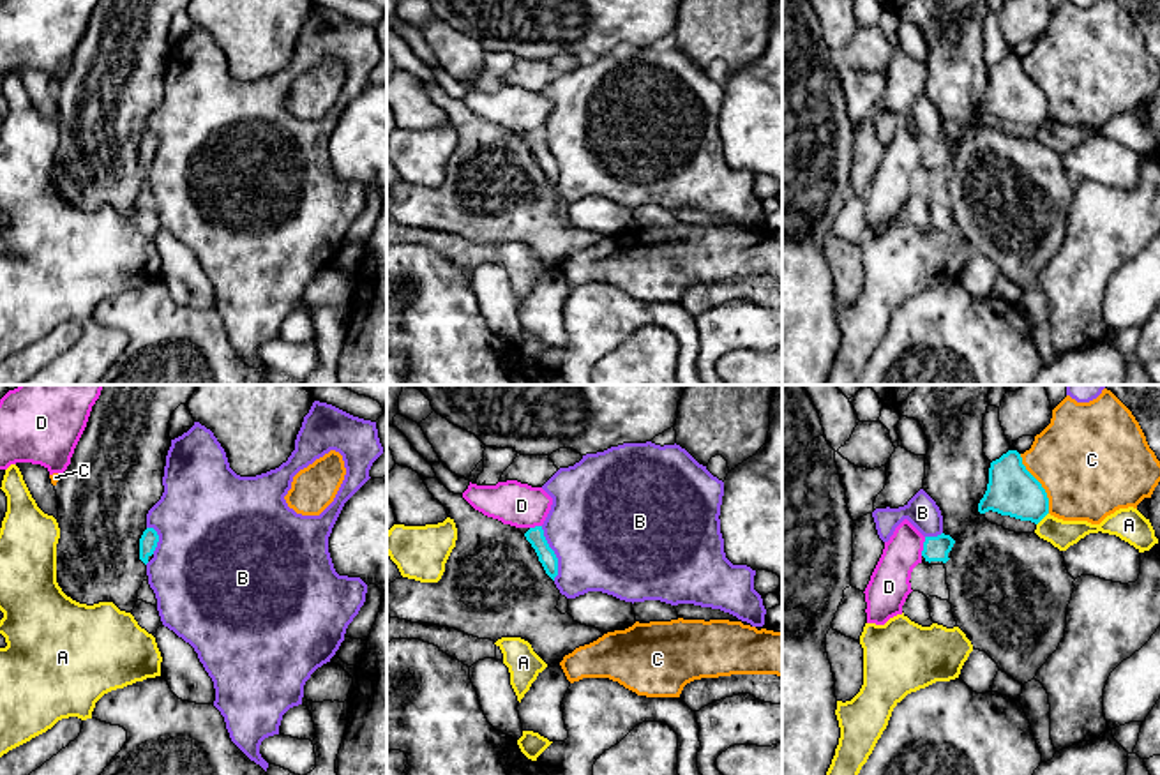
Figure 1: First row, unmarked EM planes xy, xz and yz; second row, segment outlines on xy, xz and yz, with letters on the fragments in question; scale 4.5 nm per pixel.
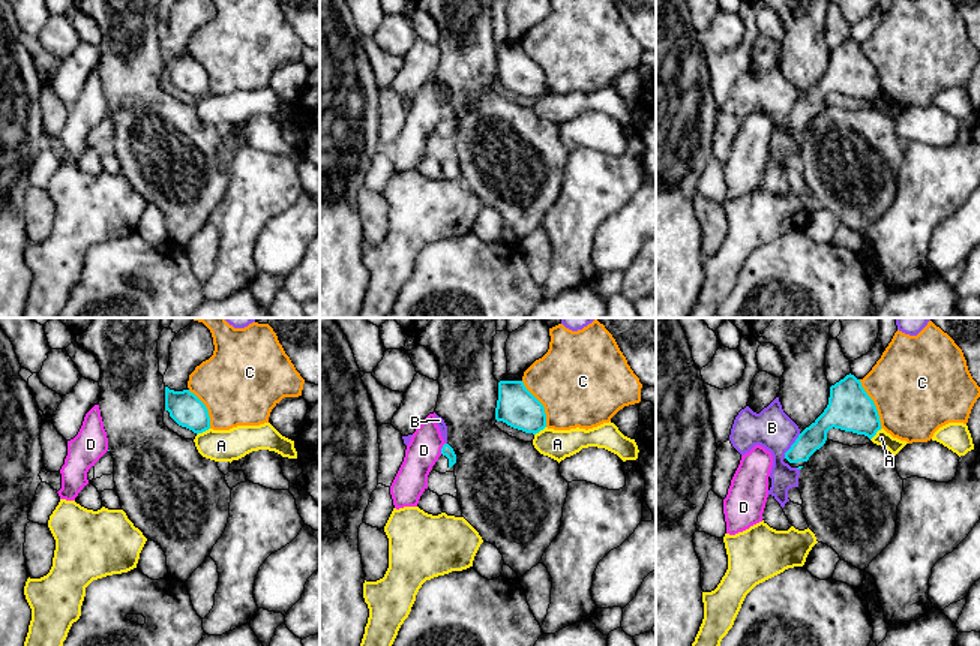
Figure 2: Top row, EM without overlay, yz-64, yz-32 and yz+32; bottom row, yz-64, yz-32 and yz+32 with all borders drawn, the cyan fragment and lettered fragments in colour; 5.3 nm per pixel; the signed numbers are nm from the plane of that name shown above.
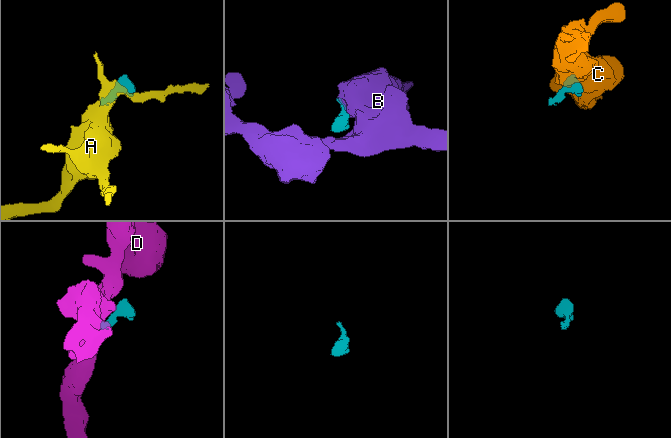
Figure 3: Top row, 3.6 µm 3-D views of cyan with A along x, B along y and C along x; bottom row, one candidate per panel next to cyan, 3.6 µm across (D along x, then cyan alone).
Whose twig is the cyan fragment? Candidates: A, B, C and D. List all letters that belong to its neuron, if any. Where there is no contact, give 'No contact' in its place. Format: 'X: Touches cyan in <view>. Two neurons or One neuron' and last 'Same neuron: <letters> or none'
A: Touches cyan in yz. Two neurons
B: Touches cyan in xz. Two neurons
C: Touches cyan in yz. Two neurons
D: Touches cyan in yz. Two neurons
Same neuron: none

